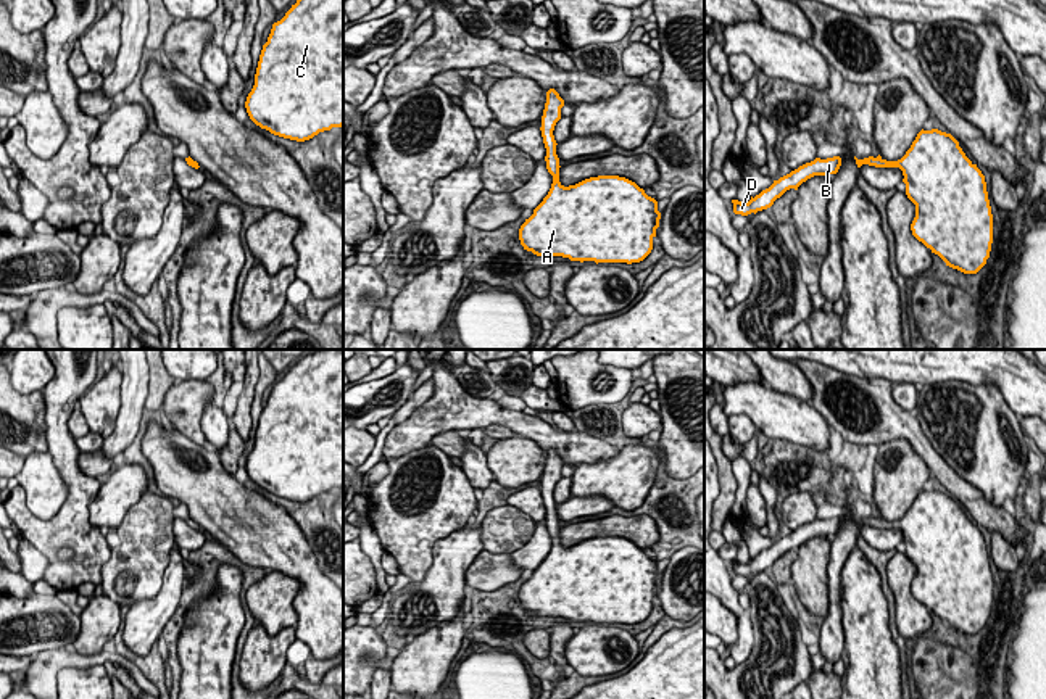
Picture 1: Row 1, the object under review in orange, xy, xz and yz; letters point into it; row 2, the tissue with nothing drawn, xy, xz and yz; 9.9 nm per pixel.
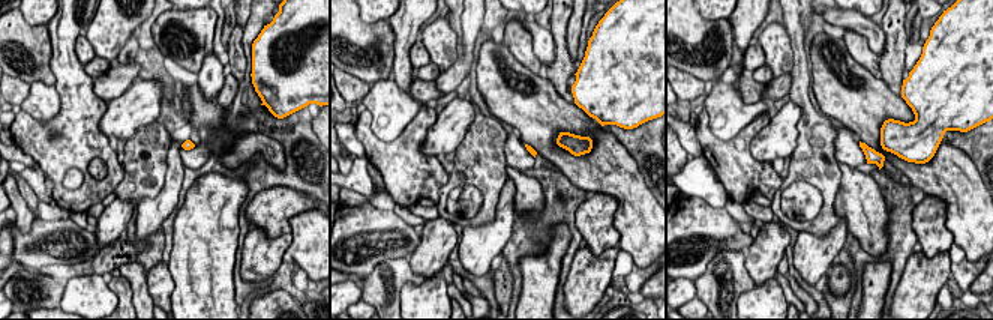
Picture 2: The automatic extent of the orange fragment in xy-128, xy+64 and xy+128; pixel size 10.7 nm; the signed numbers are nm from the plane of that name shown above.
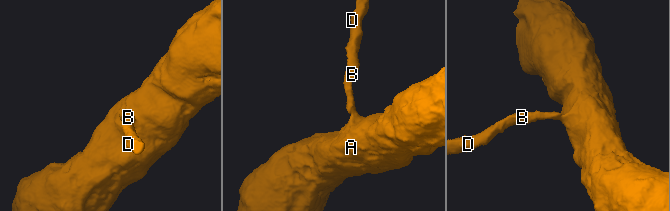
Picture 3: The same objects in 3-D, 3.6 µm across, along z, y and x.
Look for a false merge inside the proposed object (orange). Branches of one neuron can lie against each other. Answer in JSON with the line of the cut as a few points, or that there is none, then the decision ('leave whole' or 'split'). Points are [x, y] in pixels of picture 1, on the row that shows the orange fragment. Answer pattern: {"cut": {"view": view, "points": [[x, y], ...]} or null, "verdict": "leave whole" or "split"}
{"cut": null, "verdict": "leave whole"}

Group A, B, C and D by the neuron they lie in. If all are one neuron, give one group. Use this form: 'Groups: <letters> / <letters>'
Groups: A B C D

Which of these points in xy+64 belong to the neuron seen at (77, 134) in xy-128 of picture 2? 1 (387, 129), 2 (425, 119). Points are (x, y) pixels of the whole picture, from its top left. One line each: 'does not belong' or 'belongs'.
1: does not belong
2: belongs

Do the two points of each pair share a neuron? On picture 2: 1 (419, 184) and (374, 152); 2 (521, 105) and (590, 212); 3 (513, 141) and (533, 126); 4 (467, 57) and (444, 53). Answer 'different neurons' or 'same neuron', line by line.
1: same neuron
2: different neurons
3: different neurons
4: different neurons

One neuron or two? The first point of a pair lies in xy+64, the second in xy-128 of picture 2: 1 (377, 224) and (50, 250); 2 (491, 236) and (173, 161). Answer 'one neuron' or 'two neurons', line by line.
1: one neuron
2: one neuron

